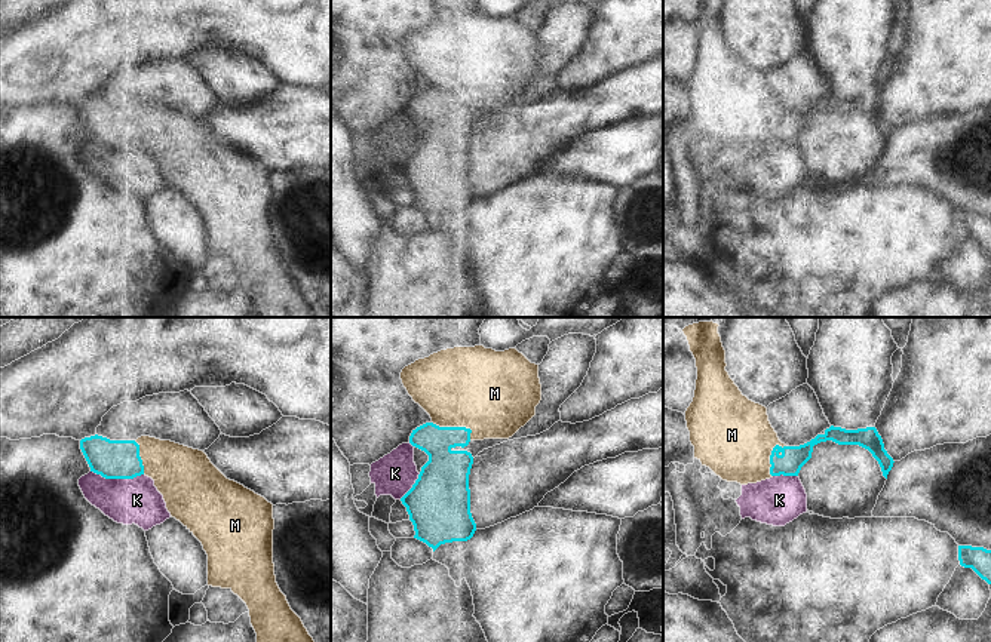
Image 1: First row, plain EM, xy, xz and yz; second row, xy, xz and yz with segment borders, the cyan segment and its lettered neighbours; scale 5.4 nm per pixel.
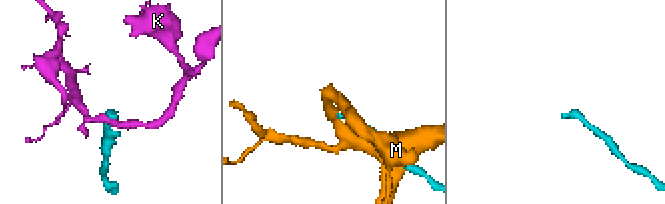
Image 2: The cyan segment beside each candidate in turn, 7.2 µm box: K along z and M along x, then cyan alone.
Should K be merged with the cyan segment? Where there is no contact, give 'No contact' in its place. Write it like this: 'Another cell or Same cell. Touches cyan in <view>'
Another cell. Touches cyan in xy

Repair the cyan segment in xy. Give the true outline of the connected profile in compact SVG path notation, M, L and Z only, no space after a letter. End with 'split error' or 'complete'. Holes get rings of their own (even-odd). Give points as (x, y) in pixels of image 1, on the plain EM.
M90 104L80 108L90 139L105 147L134 147L144 142L139 113L135 108L110 108Z; complete

